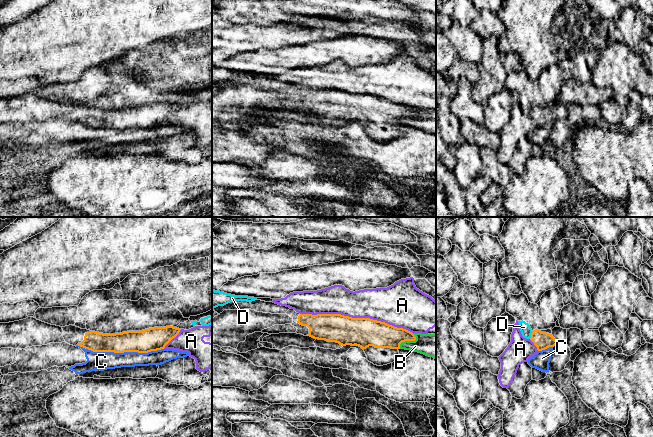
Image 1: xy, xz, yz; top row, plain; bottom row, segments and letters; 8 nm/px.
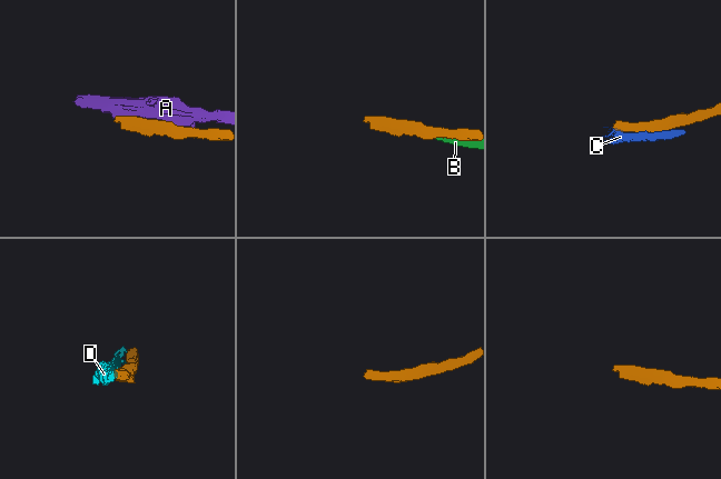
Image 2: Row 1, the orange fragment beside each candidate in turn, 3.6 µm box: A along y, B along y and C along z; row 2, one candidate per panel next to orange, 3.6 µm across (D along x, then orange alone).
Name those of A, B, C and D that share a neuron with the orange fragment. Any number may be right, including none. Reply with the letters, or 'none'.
none

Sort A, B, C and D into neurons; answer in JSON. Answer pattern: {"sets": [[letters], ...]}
{"sets": [["A"], ["B", "C"], ["D"]]}

